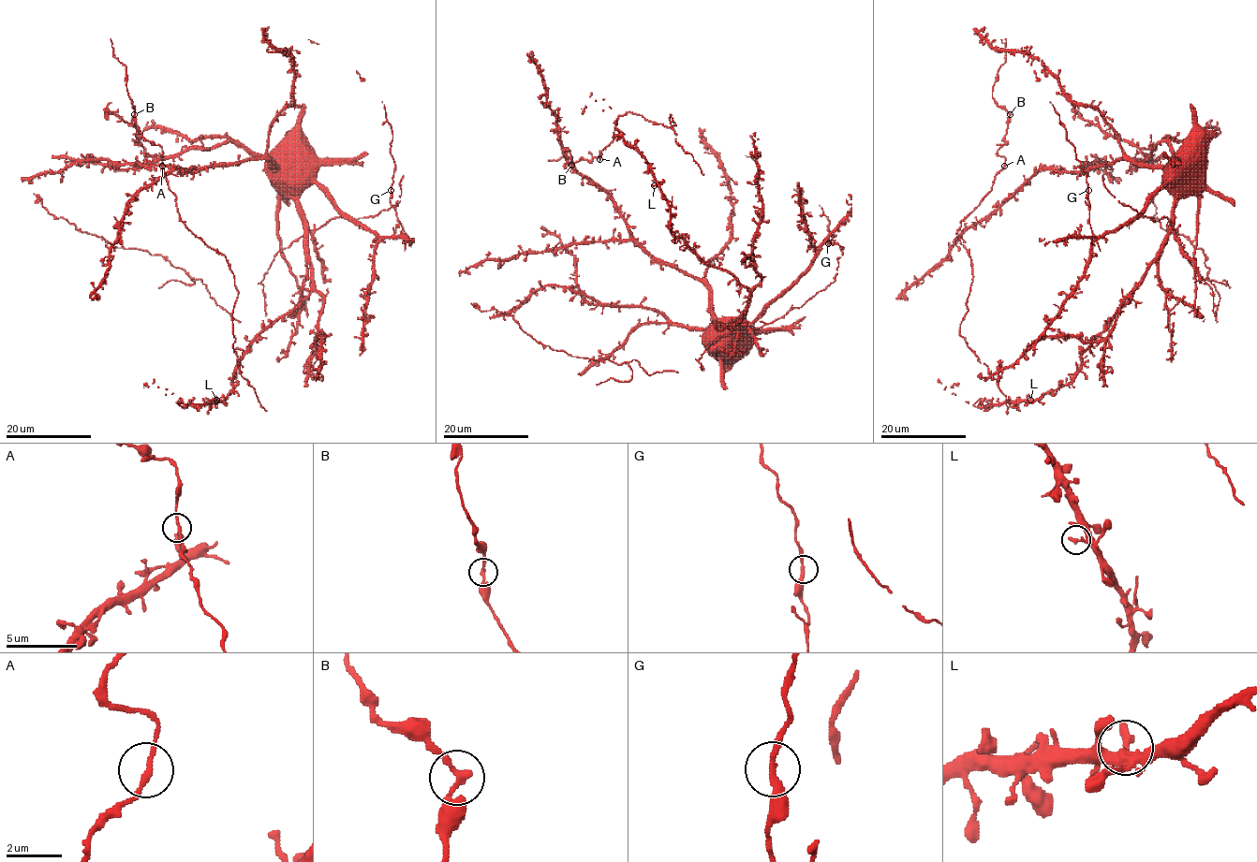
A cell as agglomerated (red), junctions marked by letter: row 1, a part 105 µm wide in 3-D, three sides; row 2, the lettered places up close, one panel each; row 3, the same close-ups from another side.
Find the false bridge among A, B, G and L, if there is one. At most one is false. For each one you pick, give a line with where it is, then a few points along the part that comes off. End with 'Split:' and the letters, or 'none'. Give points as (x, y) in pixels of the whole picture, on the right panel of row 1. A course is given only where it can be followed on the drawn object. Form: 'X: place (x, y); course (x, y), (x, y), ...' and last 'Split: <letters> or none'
Split: none

